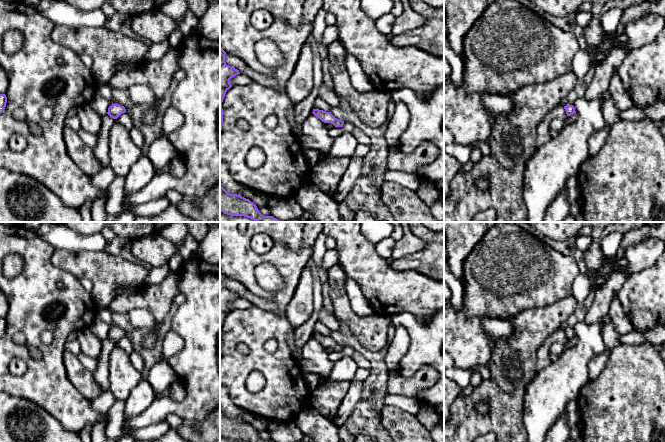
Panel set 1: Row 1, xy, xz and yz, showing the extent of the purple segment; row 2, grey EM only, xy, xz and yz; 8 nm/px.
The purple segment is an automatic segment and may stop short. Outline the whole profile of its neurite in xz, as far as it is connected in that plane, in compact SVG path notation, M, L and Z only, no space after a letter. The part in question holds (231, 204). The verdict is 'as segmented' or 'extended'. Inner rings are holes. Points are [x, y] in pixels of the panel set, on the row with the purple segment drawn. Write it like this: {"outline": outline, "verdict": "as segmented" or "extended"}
{"outline": "M220 184L220 211L231 216L244 216L256 222L281 222L273 216L262 215L249 199L228 193Z", "verdict": "as segmented"}

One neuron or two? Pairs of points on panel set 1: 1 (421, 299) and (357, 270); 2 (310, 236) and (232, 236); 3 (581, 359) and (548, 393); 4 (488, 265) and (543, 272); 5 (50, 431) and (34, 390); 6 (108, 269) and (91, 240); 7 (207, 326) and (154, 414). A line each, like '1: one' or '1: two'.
1: one
2: two
3: one
4: one
5: two
6: two
7: one

